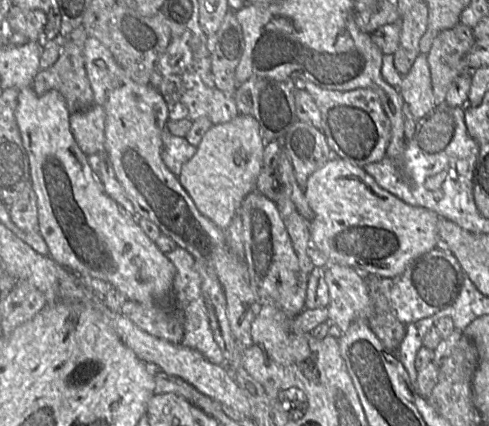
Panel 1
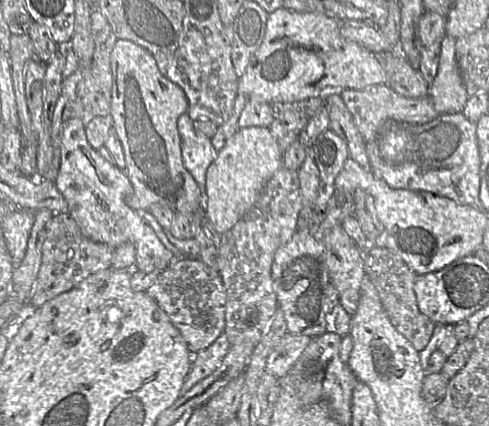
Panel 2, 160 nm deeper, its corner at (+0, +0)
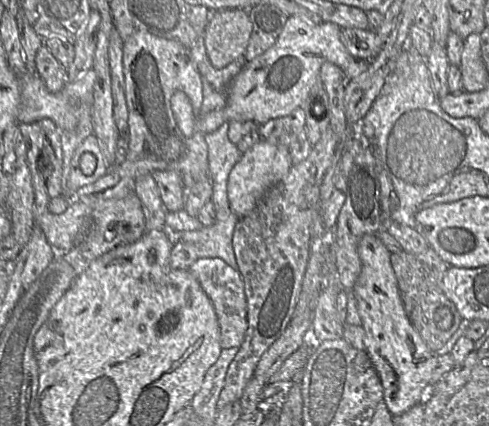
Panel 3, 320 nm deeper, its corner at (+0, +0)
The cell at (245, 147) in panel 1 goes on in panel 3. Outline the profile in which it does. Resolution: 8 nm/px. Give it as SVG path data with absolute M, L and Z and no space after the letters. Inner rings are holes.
M267 139L254 144L242 154L229 174L227 193L231 210L244 218L256 207L263 195L289 173L292 165L288 147Z

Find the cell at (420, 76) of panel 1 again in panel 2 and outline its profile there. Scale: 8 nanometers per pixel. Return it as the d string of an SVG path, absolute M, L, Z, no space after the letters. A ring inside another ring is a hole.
M448 36L442 41L437 74L428 89L439 114L463 112L470 96L459 71L455 43L456 39Z

